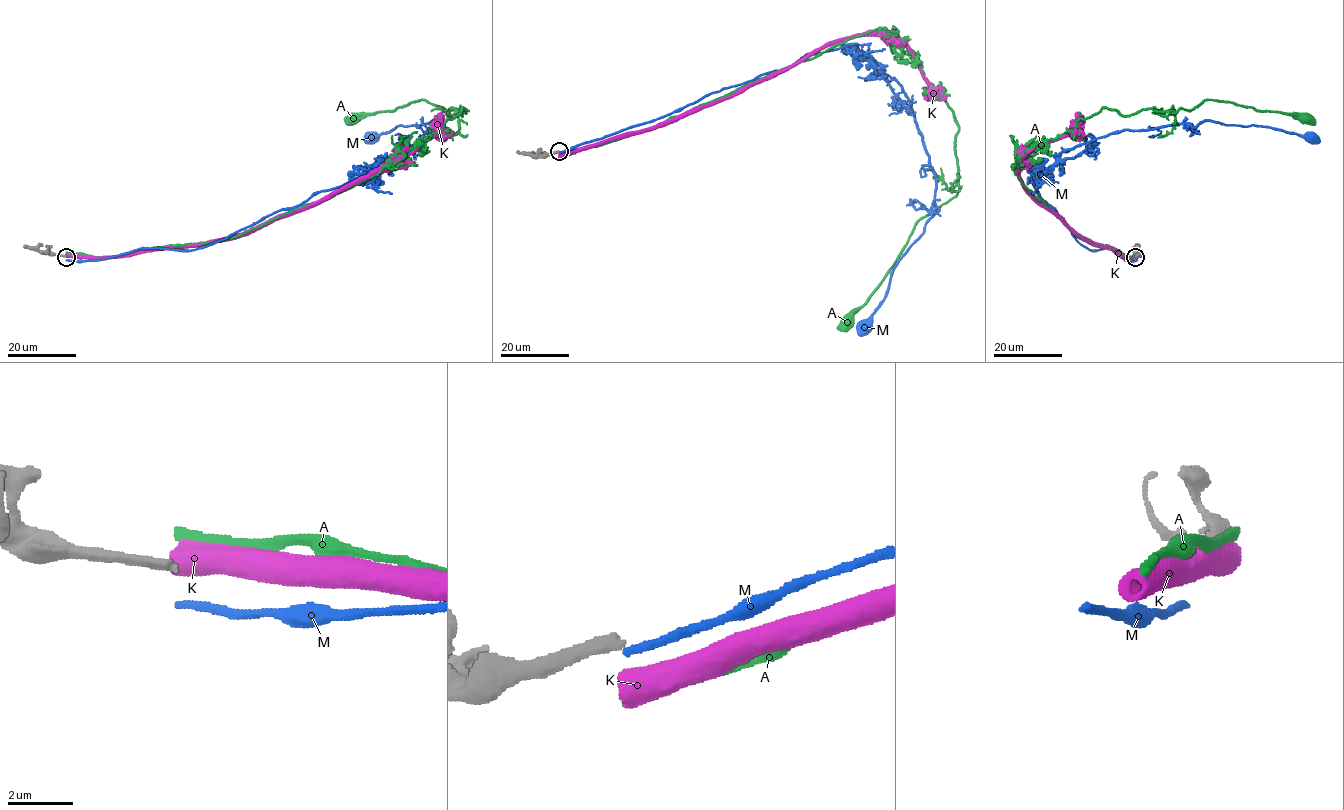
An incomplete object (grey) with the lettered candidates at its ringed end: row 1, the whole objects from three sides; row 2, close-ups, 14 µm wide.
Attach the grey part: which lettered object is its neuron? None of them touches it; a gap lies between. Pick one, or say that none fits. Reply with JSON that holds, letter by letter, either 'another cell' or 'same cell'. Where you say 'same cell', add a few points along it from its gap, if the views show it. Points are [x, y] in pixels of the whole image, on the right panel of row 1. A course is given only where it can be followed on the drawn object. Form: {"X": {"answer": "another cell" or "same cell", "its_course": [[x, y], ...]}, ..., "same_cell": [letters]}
{"A": {"answer": "another cell"}, "K": {"answer": "another cell"}, "M": {"answer": "another cell"}, "same_cell": []}

